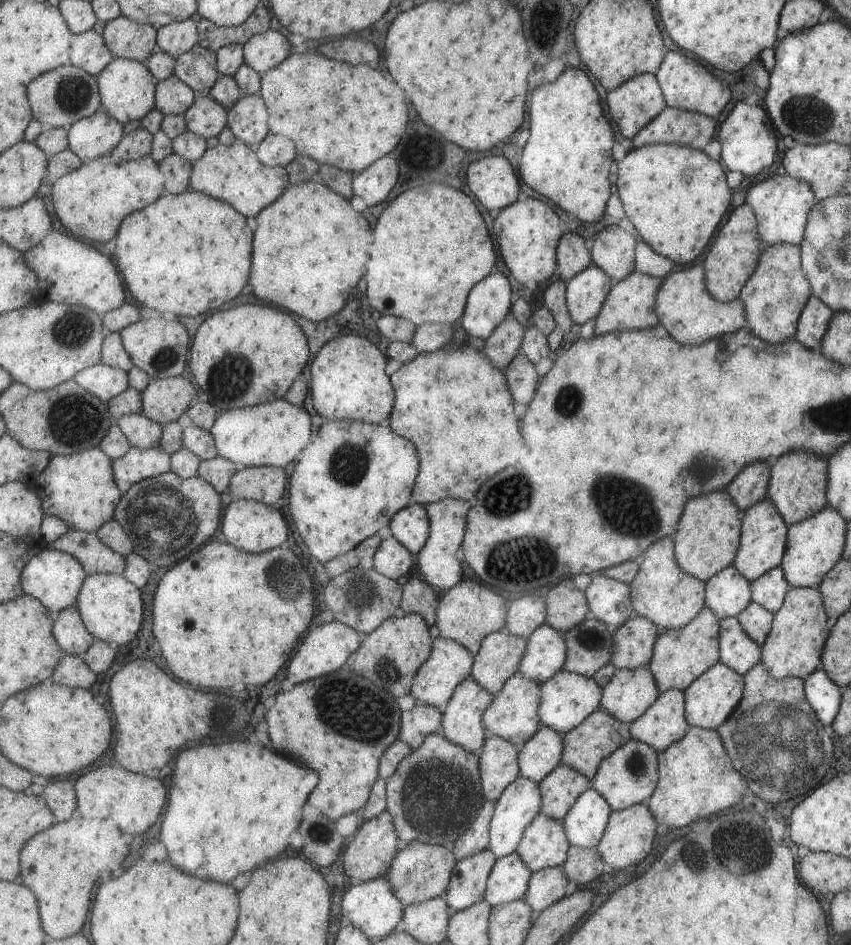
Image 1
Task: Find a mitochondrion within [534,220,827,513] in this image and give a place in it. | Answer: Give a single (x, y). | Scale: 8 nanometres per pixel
(711, 466)

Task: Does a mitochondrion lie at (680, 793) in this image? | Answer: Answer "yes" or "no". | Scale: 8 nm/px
no

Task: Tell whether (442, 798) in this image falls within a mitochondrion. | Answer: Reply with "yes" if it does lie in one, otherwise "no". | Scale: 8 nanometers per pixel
yes

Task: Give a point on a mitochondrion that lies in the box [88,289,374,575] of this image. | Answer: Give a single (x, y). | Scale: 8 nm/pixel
(162, 516)

